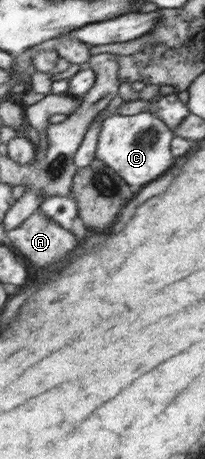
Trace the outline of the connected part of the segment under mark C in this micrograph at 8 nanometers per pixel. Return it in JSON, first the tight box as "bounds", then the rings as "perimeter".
{"bounds":[94,112,174,192],"perimeter":[[[150,112],[113,114],[100,124],[94,156],[111,167],[133,191],[138,192],[144,184],[152,182],[172,166],[174,158],[170,153],[170,141],[173,136],[172,130]]]}

